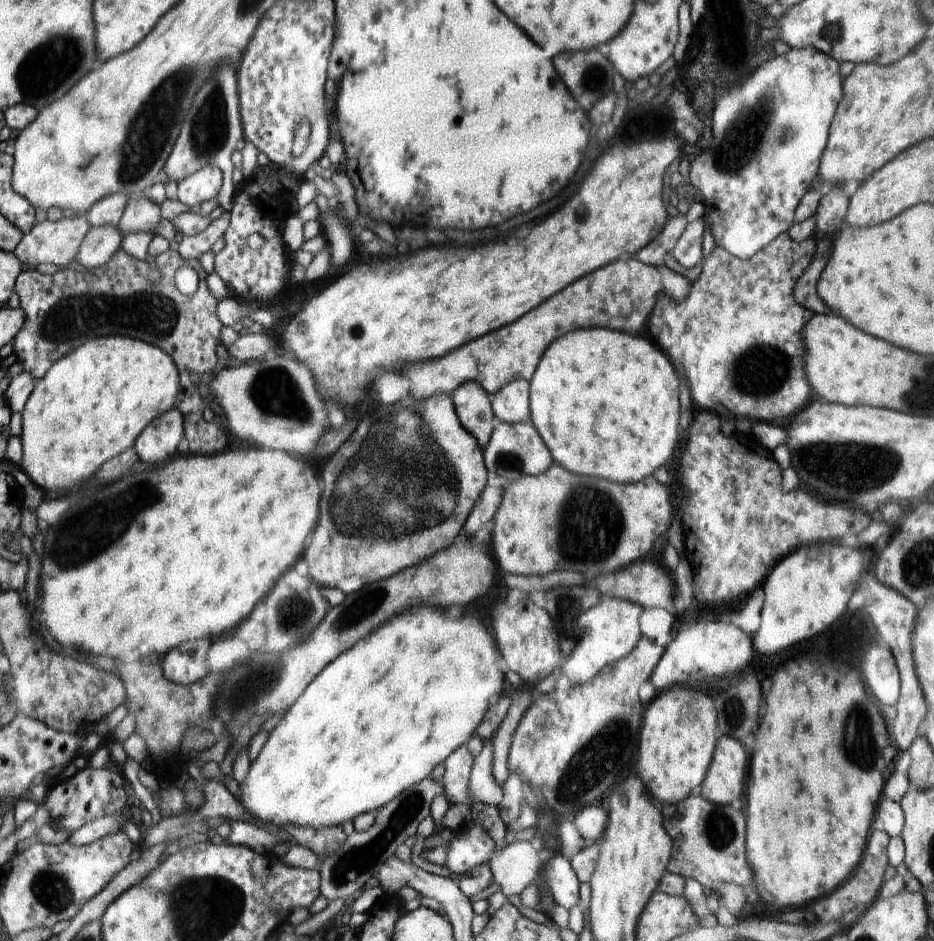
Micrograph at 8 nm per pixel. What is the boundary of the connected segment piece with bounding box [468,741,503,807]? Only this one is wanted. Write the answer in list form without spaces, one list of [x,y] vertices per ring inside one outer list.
[[[488,741],[484,743],[482,752],[474,757],[468,782],[470,800],[480,800],[498,807],[503,798],[502,790],[492,776],[492,741]]]

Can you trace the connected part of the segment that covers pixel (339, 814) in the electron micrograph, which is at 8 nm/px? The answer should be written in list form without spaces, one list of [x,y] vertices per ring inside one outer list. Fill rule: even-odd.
[[[414,606],[410,610],[404,610],[402,614],[390,618],[380,628],[372,630],[366,638],[356,642],[350,650],[346,650],[329,662],[318,676],[304,689],[304,692],[296,699],[296,702],[282,715],[278,724],[269,732],[268,739],[264,743],[257,758],[250,764],[249,771],[244,780],[239,783],[240,804],[244,806],[248,818],[255,818],[262,824],[272,824],[278,830],[286,826],[304,826],[304,828],[332,828],[341,826],[345,822],[353,822],[356,816],[367,812],[377,812],[379,808],[392,802],[407,788],[418,784],[424,778],[432,777],[432,772],[438,764],[442,764],[448,756],[462,744],[466,744],[475,733],[474,730],[484,720],[484,714],[488,712],[490,698],[496,696],[502,690],[504,675],[498,666],[497,642],[492,635],[491,628],[486,630],[484,624],[480,624],[472,616],[464,618],[450,618],[442,608],[436,606]]]

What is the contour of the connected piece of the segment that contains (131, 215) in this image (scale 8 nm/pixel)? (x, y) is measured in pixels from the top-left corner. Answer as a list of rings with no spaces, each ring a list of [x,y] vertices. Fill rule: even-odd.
[[[144,194],[138,200],[128,196],[126,208],[117,229],[123,235],[130,234],[131,232],[154,232],[160,220],[160,207],[154,204],[154,202],[150,202]]]

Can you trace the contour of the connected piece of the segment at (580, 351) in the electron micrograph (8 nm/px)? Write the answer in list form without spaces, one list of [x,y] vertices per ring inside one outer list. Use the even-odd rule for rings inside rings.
[[[585,328],[567,332],[564,336],[555,339],[546,352],[542,355],[532,378],[529,380],[529,406],[531,410],[532,425],[544,440],[554,463],[563,466],[570,472],[576,472],[580,476],[594,476],[594,478],[604,478],[610,482],[618,484],[630,484],[638,482],[646,476],[650,476],[656,468],[664,466],[678,444],[678,422],[680,418],[680,402],[678,402],[678,378],[674,374],[672,364],[668,362],[658,348],[654,348],[650,342],[640,340],[638,336],[630,336],[628,333],[619,330],[608,330],[608,328]]]

